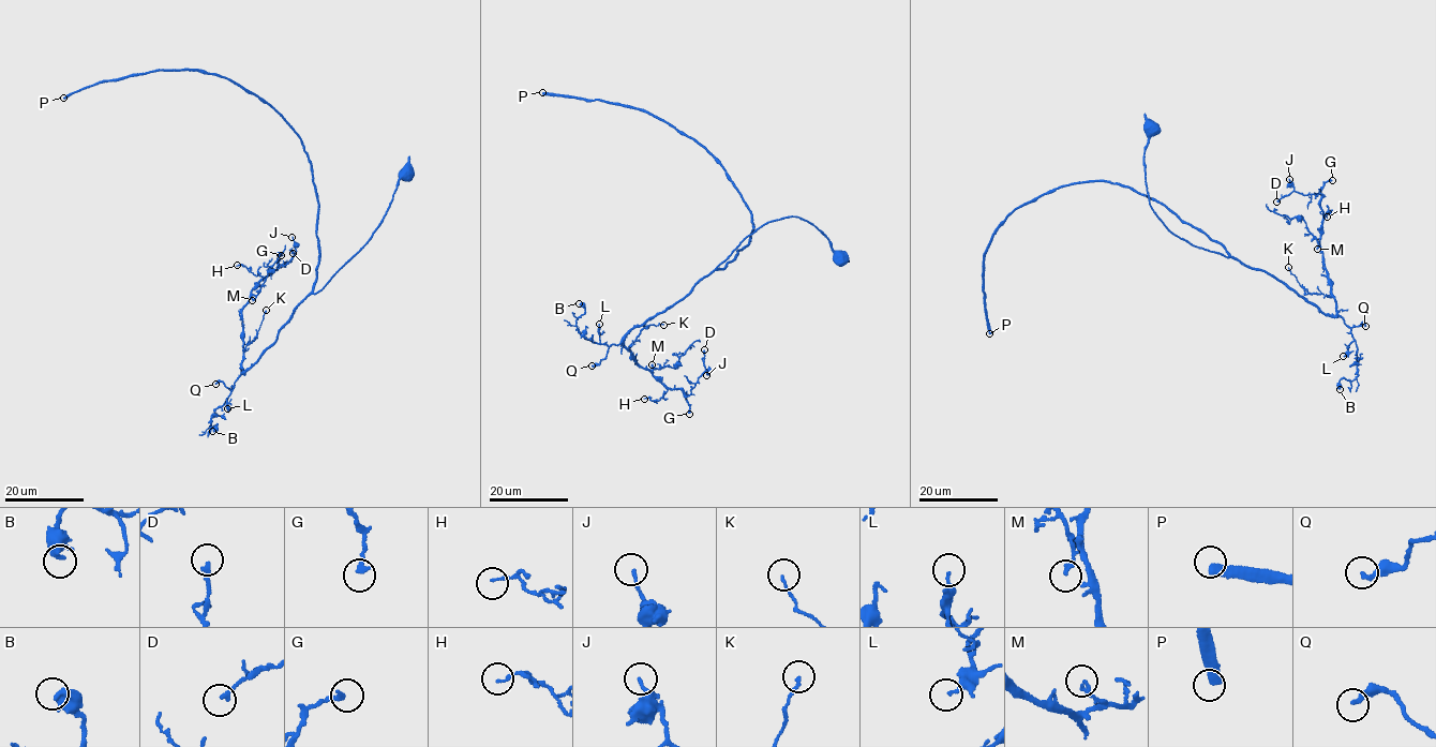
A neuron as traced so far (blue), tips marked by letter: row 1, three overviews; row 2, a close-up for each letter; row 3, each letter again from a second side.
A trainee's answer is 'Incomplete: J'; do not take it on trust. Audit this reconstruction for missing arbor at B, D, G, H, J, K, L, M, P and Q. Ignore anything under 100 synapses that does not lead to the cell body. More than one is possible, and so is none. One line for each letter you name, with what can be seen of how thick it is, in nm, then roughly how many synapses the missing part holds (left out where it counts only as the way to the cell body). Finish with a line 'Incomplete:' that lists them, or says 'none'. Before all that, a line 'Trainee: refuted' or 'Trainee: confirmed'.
Trainee: refuted
P: 360 nm | 350 syn
Incomplete: P

